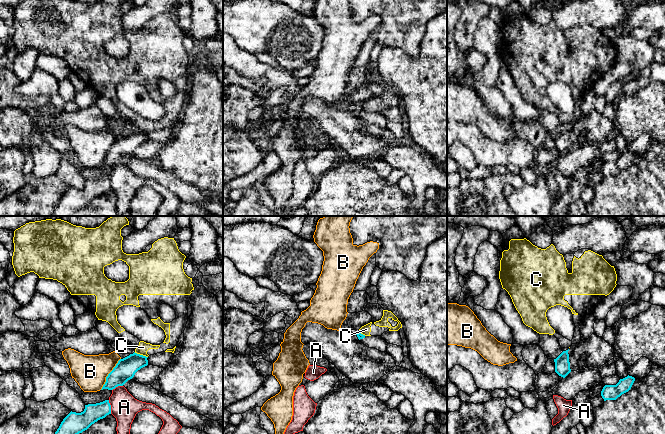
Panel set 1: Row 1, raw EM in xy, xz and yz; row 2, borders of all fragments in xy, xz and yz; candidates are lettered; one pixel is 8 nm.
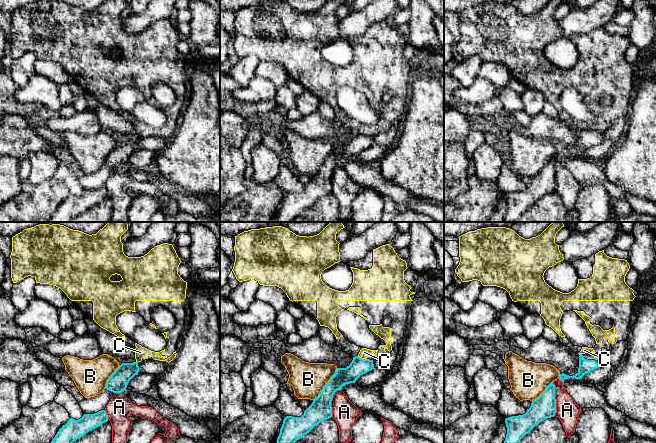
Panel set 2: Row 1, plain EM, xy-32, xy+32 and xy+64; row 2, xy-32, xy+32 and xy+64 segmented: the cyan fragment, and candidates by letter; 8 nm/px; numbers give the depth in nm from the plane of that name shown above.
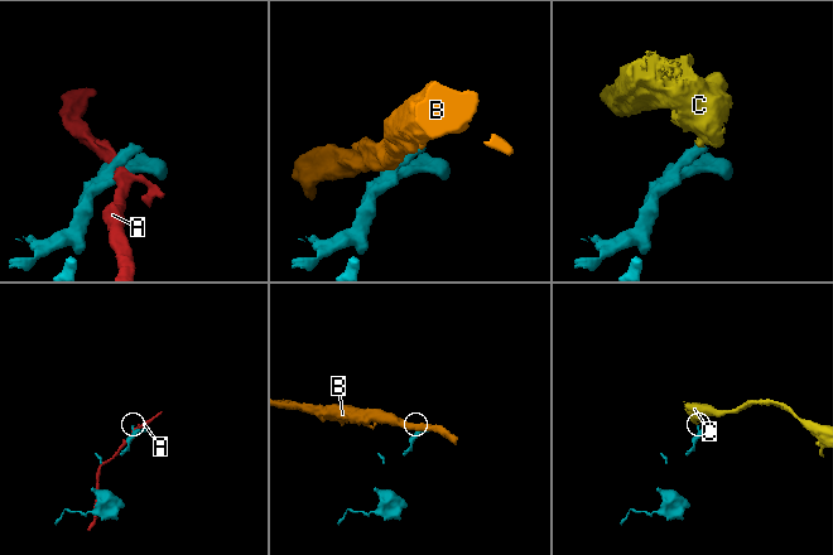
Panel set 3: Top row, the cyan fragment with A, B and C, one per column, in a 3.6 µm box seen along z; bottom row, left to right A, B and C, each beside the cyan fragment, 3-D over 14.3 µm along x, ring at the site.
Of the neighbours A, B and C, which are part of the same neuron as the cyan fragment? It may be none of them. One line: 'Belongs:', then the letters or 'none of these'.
Belongs: none of these

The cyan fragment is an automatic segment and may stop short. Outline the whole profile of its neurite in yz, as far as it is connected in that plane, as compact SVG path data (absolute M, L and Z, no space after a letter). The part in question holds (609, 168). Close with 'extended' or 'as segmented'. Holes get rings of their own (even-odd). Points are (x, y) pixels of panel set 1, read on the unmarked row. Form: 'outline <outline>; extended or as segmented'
outline M628 151L627 153L620 155L616 161L605 161L601 167L601 172L604 177L616 176L631 165L634 157L635 154Z; as segmented

